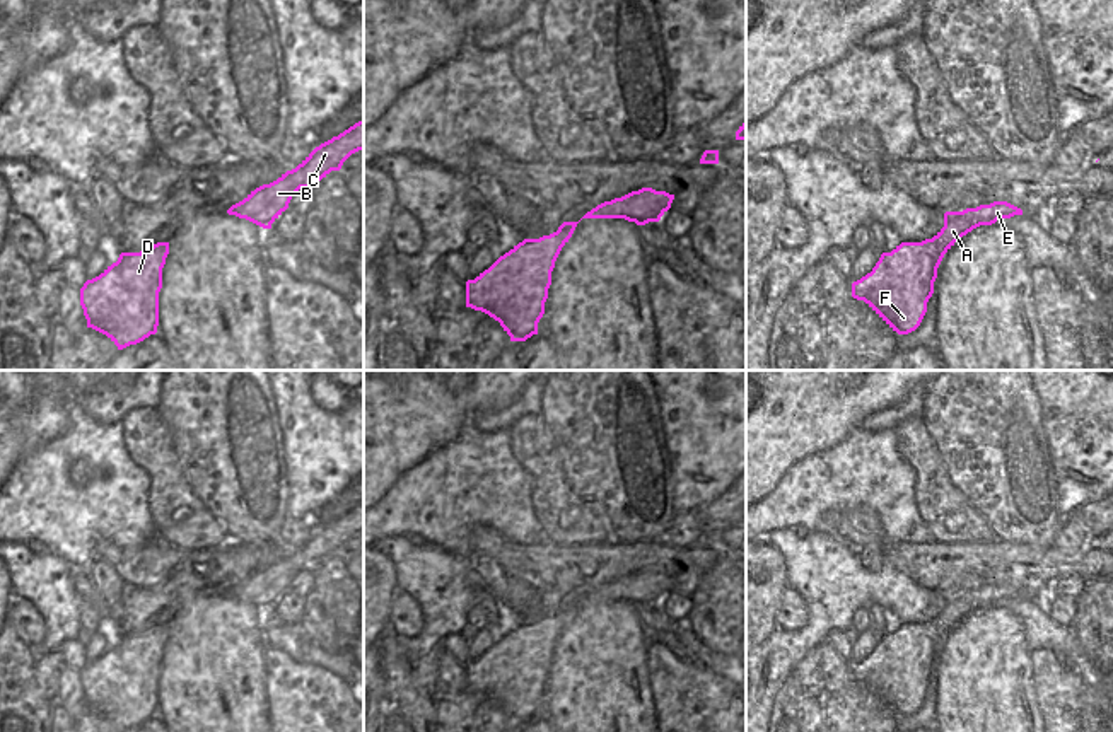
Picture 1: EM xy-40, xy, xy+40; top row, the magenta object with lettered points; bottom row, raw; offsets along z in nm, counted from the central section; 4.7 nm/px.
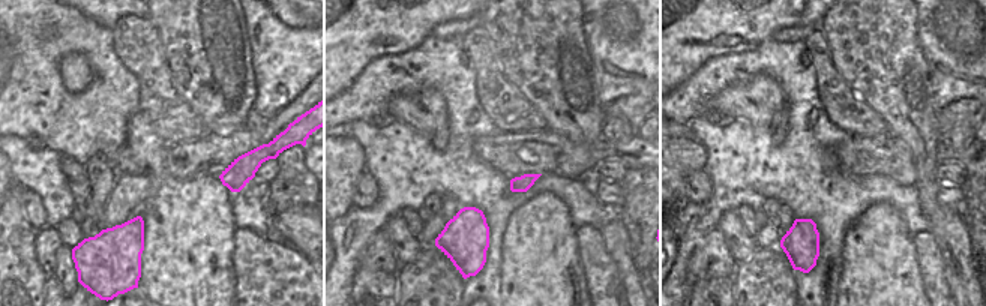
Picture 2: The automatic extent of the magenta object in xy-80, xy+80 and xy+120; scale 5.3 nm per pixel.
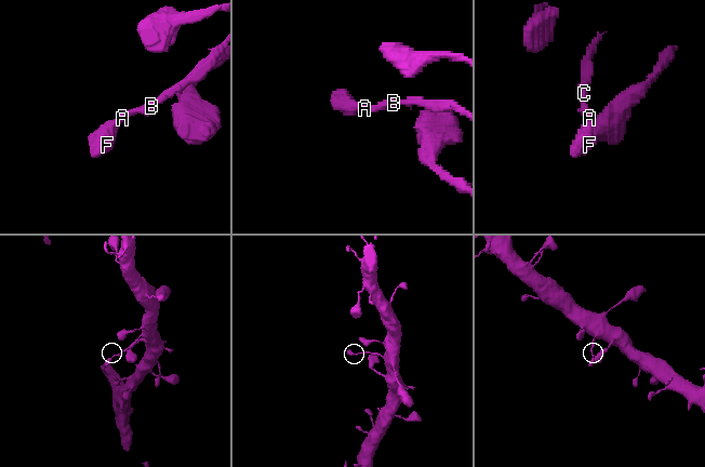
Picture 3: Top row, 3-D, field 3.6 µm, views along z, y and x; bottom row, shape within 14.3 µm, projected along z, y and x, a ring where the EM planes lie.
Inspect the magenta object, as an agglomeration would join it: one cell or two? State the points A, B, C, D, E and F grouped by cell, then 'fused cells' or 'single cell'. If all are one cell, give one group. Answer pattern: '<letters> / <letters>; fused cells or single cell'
A B C D E F; single cell

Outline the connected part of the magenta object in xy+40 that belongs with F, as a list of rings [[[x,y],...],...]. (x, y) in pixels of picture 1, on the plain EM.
[[[1007,584],[946,594],[944,609],[932,621],[901,625],[883,635],[872,654],[852,665],[852,679],[864,683],[898,717],[915,713],[927,694],[944,636],[973,611],[1014,597],[1023,592]]]

